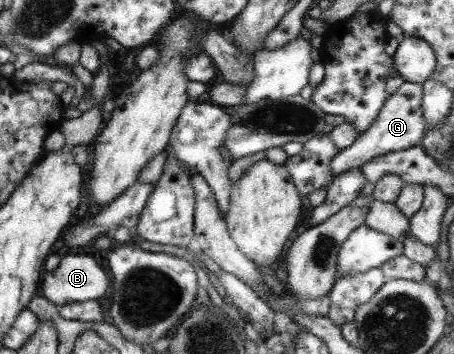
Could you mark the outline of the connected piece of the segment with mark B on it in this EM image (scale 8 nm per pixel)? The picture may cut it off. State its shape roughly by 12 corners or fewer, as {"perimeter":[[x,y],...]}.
{"perimeter":[[67,254],[45,271],[41,293],[60,307],[95,300],[109,275],[91,257]]}

